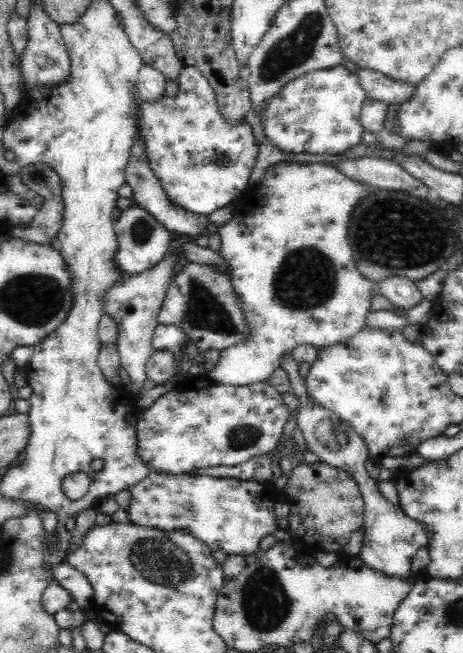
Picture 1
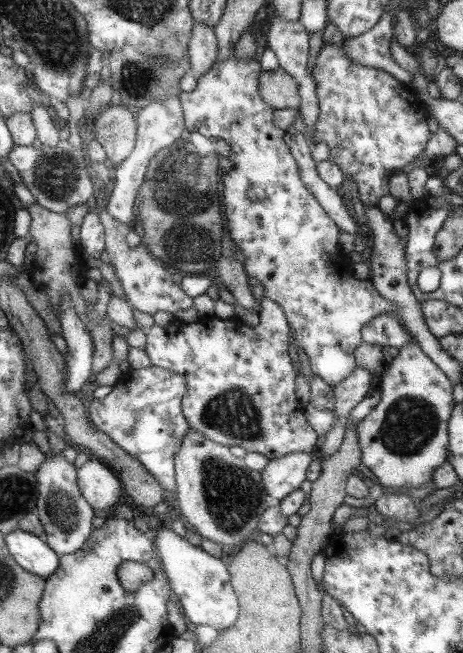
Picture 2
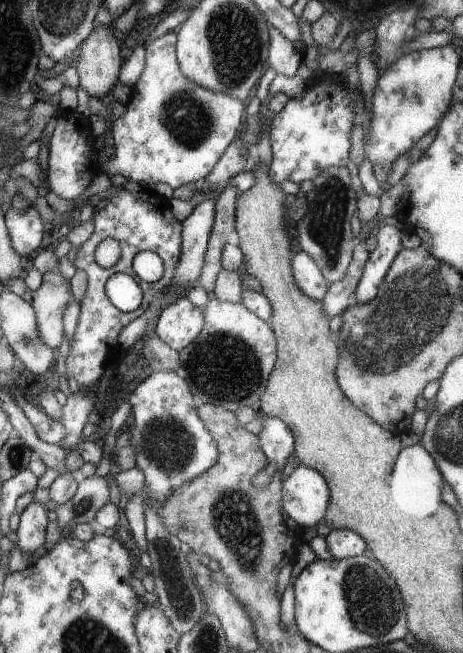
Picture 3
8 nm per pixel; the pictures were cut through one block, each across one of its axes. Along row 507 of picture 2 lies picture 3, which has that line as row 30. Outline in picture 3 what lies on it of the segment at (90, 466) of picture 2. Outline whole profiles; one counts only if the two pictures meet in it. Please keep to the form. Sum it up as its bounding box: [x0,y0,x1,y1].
[76,19,122,99]

